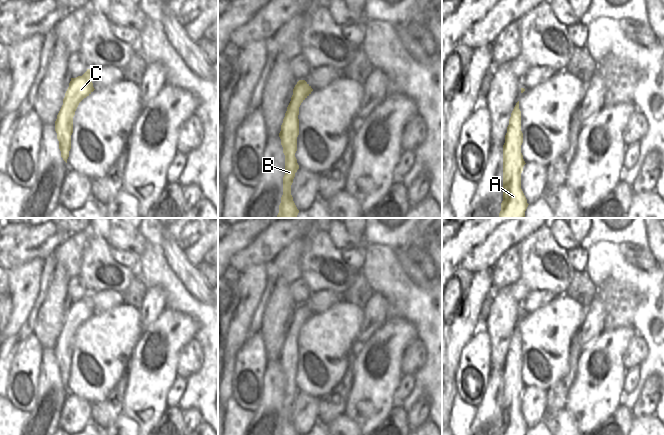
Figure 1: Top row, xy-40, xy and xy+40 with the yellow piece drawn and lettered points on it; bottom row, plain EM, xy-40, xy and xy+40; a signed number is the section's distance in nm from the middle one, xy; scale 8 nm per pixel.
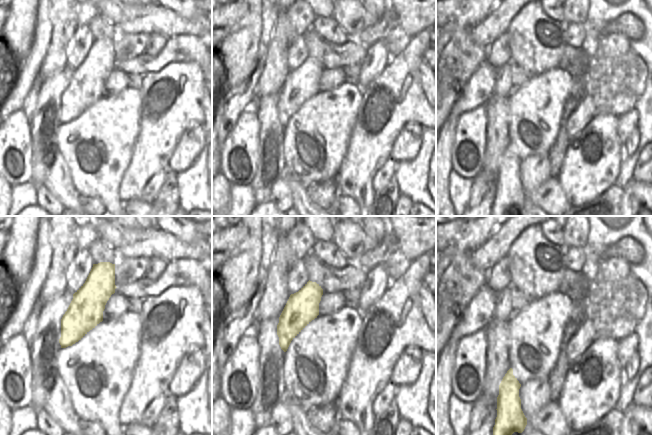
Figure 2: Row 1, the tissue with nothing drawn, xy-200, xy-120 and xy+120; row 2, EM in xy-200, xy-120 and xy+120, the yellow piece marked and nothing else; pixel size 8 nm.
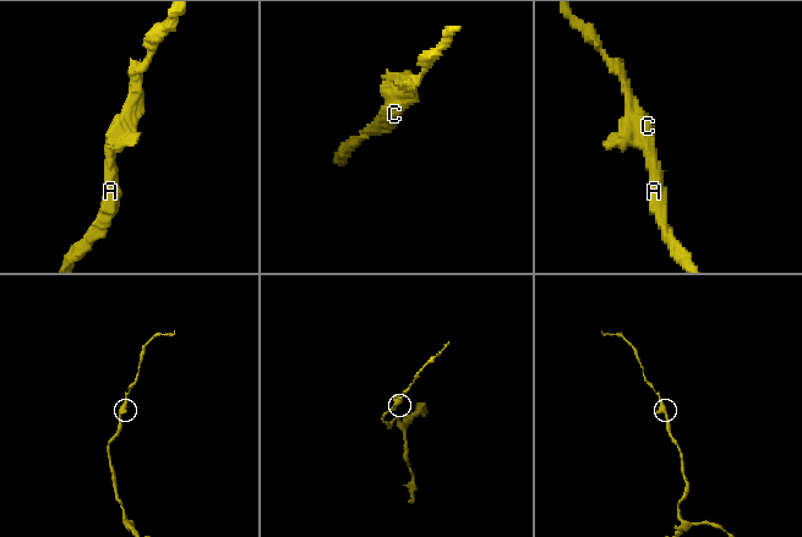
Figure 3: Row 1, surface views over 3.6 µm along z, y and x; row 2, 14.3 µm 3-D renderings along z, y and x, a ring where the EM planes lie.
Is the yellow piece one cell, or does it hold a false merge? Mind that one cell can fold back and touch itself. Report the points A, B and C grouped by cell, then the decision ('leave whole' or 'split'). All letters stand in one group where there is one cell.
groups A B C; leave whole

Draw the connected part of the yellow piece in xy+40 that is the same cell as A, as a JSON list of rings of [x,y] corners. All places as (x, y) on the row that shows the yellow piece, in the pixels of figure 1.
[[[518,101],[511,113],[503,145],[503,201],[499,218],[524,218],[529,205],[521,189],[521,173],[526,164],[521,153],[522,143]]]

